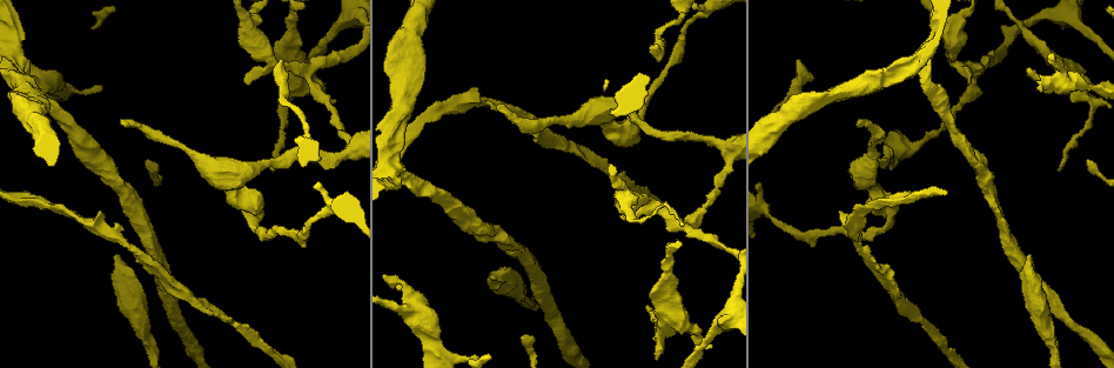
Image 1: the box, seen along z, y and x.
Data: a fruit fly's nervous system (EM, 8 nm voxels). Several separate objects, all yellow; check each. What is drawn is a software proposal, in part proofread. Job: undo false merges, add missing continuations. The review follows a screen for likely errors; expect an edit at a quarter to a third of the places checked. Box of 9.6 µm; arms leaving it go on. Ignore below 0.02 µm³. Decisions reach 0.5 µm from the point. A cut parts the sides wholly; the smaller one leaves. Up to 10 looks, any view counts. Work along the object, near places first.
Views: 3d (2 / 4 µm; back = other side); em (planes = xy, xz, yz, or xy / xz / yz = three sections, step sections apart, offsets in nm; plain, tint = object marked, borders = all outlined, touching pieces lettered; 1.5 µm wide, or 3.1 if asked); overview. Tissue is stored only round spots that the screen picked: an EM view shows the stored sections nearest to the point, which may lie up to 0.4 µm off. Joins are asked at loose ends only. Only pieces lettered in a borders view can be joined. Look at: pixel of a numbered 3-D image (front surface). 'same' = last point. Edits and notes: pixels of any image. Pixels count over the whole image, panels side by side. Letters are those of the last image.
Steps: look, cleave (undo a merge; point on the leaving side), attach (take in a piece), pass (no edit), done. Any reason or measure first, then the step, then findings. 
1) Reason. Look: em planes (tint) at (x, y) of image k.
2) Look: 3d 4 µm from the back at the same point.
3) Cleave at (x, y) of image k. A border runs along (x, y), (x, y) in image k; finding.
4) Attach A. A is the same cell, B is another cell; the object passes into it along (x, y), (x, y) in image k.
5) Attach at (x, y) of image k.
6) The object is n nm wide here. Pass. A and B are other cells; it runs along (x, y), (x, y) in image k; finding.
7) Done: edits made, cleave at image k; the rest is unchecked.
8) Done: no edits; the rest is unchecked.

Three-way junction. Look: em planes (borders) at (392, 160) of image 1.

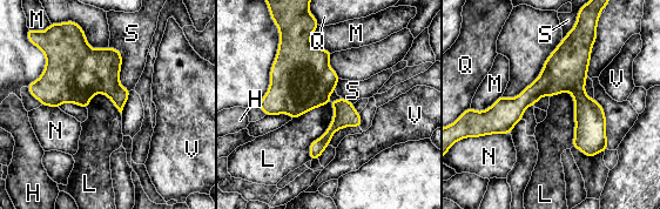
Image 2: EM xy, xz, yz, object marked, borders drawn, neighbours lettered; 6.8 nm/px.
The longest contact is with L, 420 nm. Pass. H, L, M, N, Q, S and V are other cells; one cell here.

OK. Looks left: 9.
An open end. Look: 3d 4 µm at (114, 256) of image 1.

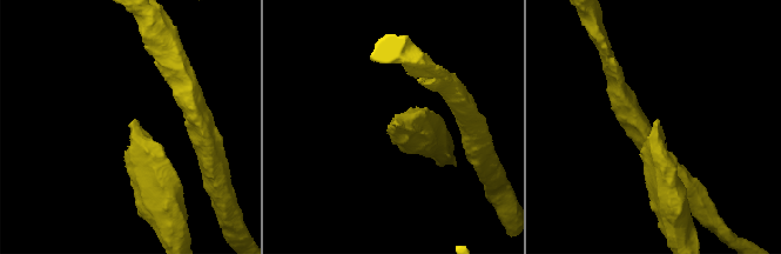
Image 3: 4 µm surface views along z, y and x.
Look: em planes (borders) at (656, 121) of image 3.

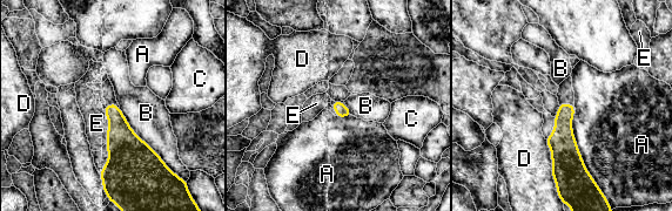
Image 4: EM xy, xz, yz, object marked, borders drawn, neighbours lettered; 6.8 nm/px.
Attach at (96, 123) of image 4. E is the same cell, A, B, C and D are other cells; the cell continues.

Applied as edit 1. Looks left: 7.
Thick end. Look: em planes (borders) at (652, 303) of image 1.

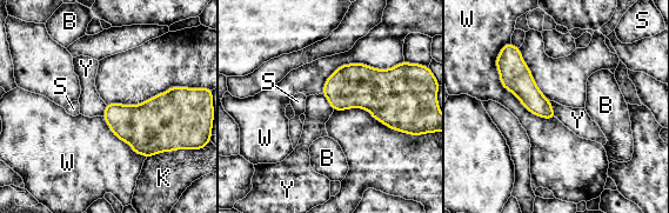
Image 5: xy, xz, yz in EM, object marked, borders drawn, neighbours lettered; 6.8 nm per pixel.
Pass. B, K, S, W and Y are other cells; no lettered piece goes on from it.

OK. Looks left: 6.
Thin end. Look: 3d 4 µm at (650, 307) of image 1.

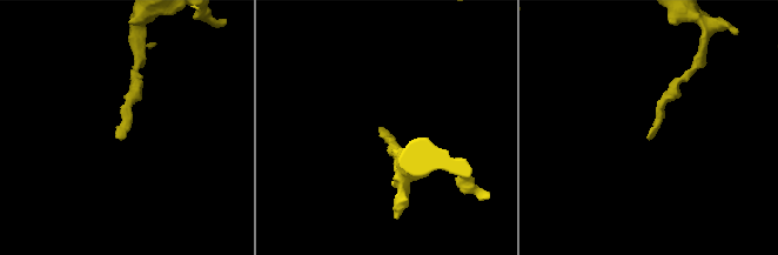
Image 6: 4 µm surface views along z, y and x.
Now the EM. Look: em planes (borders) at (650, 138) of image 6.

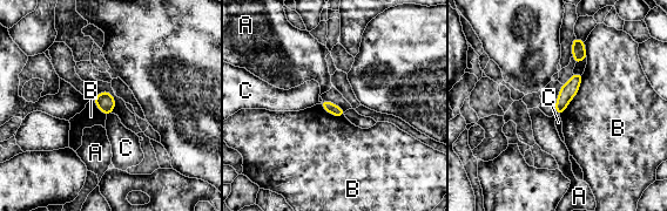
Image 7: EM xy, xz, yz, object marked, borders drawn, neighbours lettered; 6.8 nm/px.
Pass. A, B and C are other cells; a border runs along (583, 74), (577, 94), (559, 114) in image 7; none of them fits.

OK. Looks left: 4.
Done: edits made, attach at image 4; the rest is unchecked.

